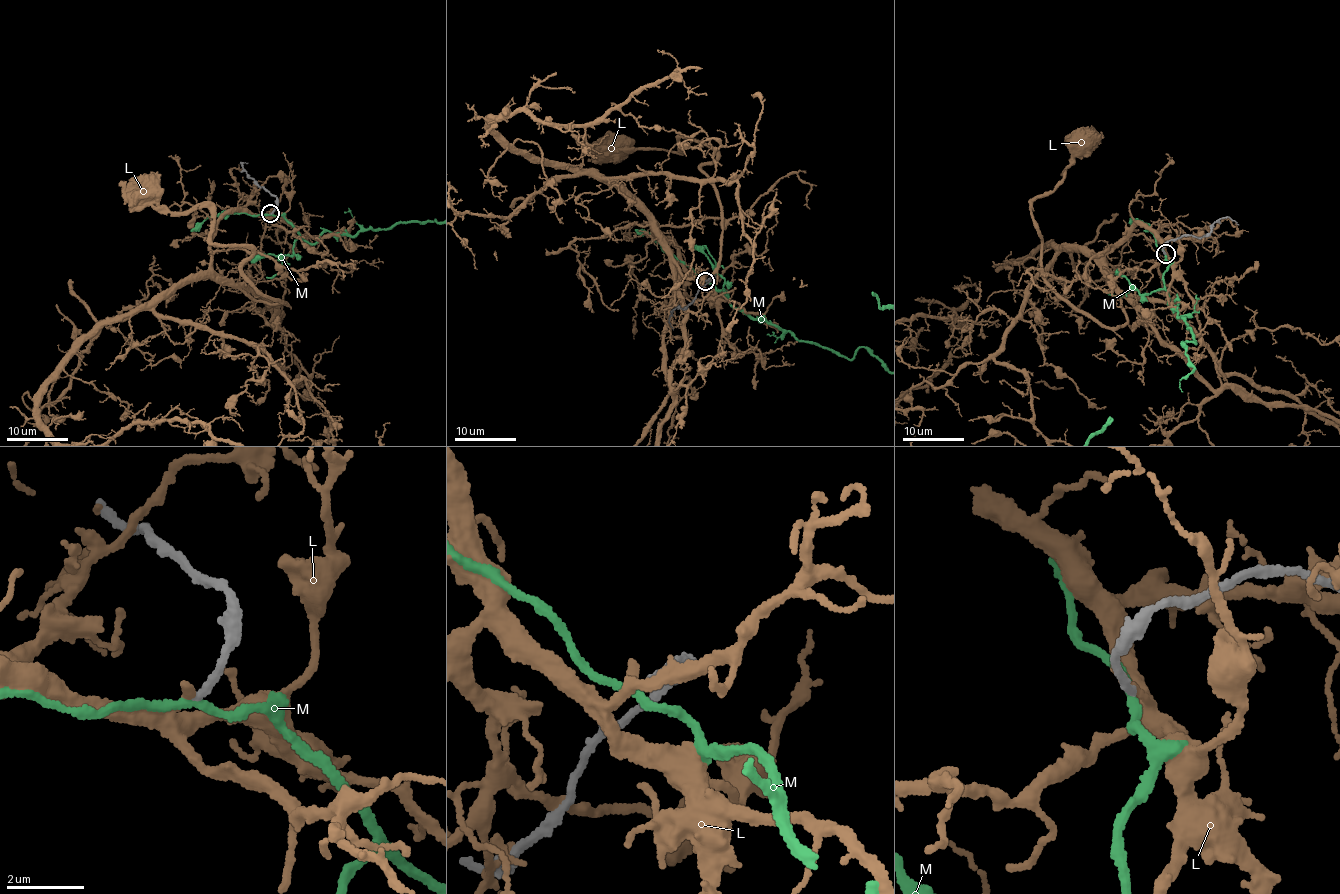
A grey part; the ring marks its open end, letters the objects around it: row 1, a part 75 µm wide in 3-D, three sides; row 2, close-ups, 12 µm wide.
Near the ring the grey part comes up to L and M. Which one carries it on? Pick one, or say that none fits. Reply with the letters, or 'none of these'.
none of these

